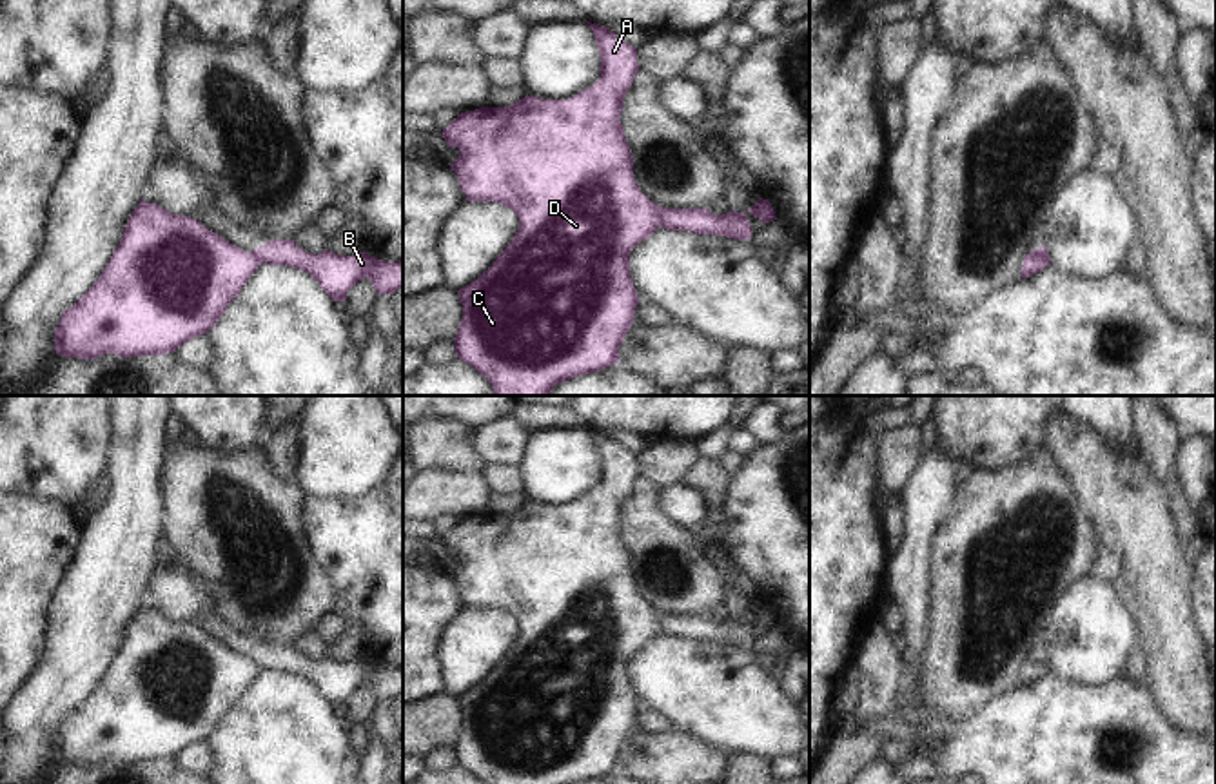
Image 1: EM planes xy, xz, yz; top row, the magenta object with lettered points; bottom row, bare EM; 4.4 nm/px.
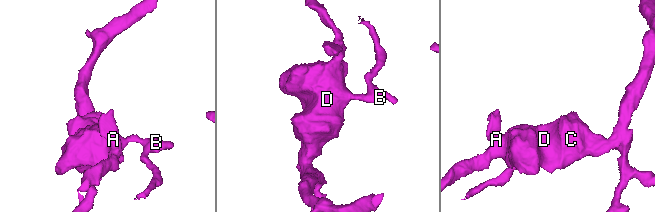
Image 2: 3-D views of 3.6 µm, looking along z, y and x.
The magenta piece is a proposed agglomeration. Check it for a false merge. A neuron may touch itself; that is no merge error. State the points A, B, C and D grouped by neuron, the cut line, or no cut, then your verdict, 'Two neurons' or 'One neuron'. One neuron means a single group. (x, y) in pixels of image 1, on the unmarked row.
Groups: A C D / B. Split along xz (663, 616), (659, 632). Two neurons.

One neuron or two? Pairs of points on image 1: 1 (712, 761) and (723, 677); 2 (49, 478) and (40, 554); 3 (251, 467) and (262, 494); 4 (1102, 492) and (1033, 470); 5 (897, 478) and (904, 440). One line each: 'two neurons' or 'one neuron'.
1: two neurons
2: two neurons
3: one neuron
4: two neurons
5: one neuron

